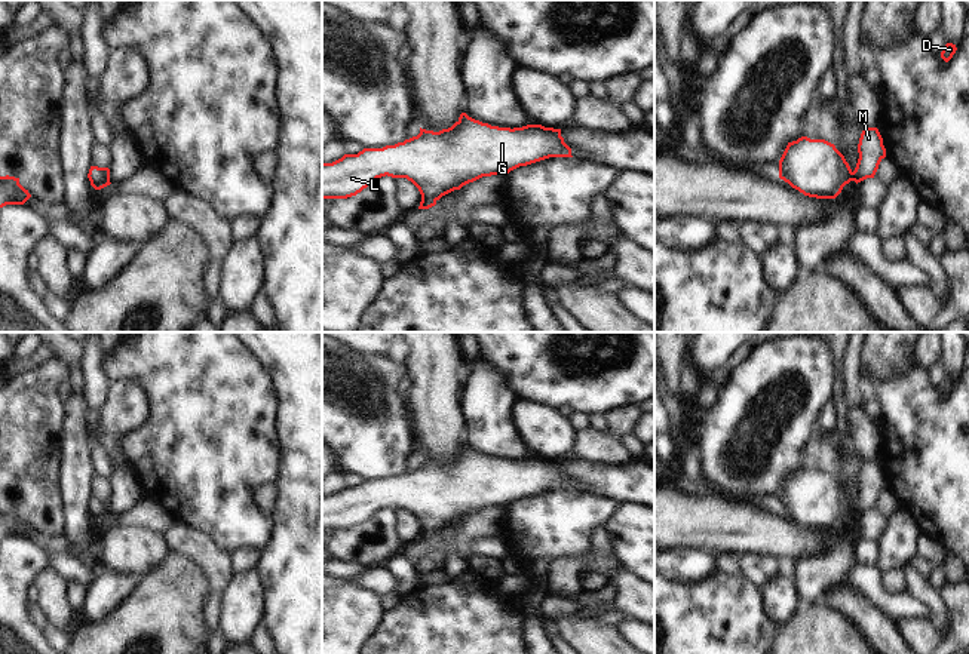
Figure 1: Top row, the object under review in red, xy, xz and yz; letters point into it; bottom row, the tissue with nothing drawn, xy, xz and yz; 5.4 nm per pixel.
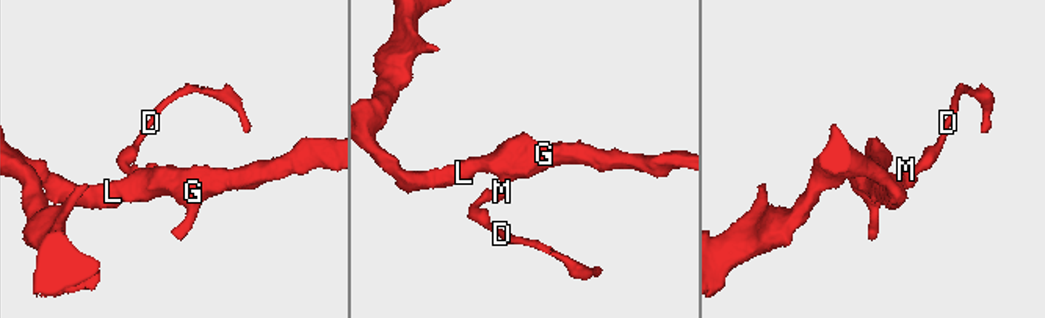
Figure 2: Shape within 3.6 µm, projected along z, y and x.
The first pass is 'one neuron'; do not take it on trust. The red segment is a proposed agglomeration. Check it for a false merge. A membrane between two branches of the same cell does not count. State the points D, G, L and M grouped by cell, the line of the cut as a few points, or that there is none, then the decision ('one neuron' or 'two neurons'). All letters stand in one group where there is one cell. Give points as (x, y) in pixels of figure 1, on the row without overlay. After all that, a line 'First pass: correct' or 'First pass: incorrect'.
D G L M | no cut | one neuron
First pass: correct

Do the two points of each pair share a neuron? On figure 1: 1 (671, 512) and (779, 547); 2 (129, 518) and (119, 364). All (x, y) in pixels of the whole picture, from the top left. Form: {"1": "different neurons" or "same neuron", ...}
{"1": "same neuron", "2": "different neurons"}

